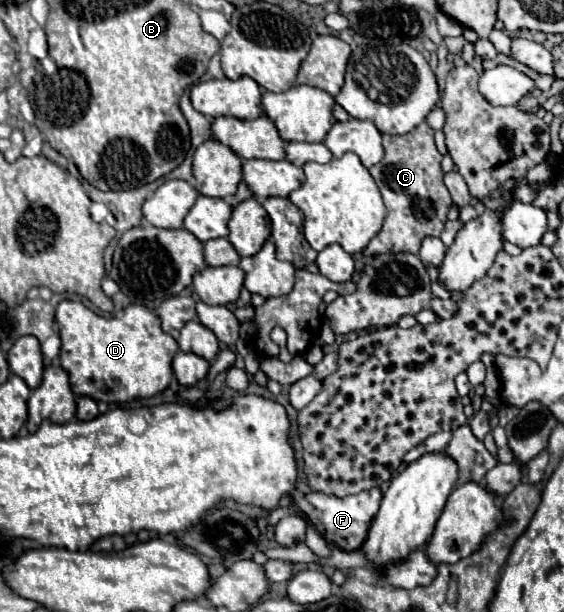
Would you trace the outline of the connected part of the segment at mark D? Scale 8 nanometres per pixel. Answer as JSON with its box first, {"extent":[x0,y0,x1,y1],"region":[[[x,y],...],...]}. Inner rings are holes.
{"extent":[57,300,179,404],"region":[[[63,300],[57,306],[57,324],[59,324],[59,336],[61,336],[61,366],[69,372],[71,390],[79,396],[91,396],[99,402],[107,404],[123,404],[131,402],[135,398],[151,398],[159,392],[163,392],[171,380],[171,360],[179,352],[179,346],[173,336],[165,334],[161,330],[161,320],[155,312],[145,308],[143,304],[131,304],[125,308],[121,318],[103,318],[89,310],[83,302]]]}

